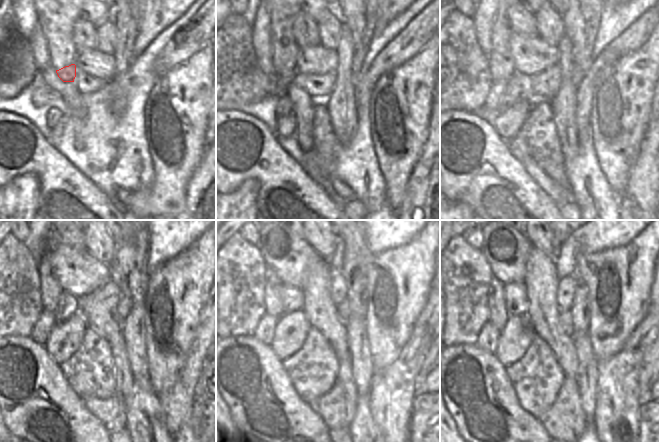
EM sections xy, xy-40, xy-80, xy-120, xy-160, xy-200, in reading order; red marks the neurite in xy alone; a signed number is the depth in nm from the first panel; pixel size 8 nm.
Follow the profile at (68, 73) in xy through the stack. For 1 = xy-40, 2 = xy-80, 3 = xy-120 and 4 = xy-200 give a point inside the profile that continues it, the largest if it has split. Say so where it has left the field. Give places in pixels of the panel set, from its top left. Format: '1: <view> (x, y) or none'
1: xy-40 (282, 82)
2: xy-80 (492, 101)
3: xy-120 (46, 320)
4: xy-200 (488, 337)

